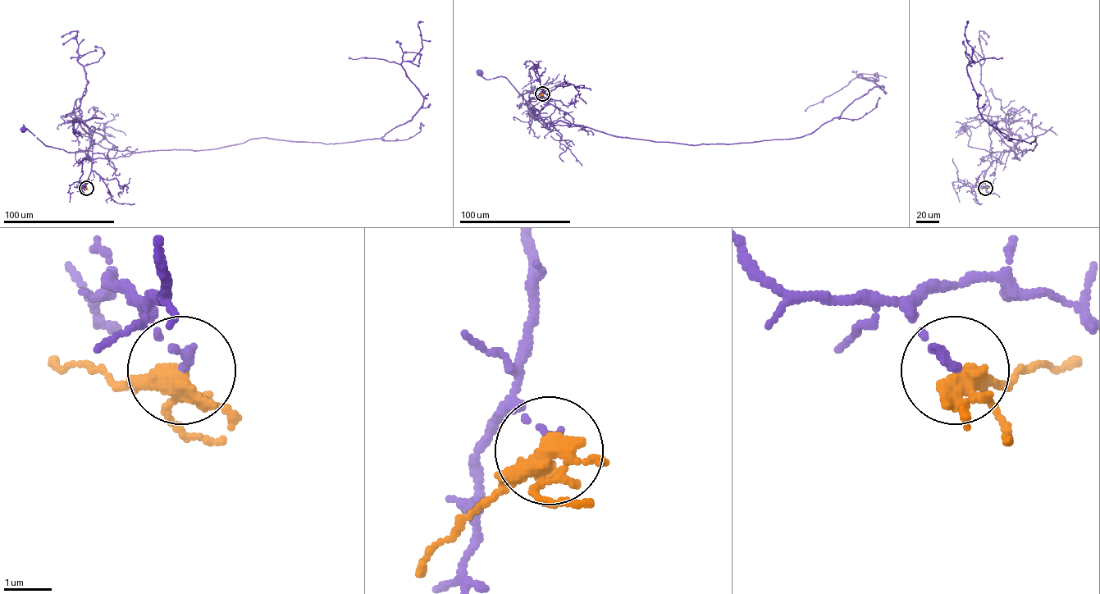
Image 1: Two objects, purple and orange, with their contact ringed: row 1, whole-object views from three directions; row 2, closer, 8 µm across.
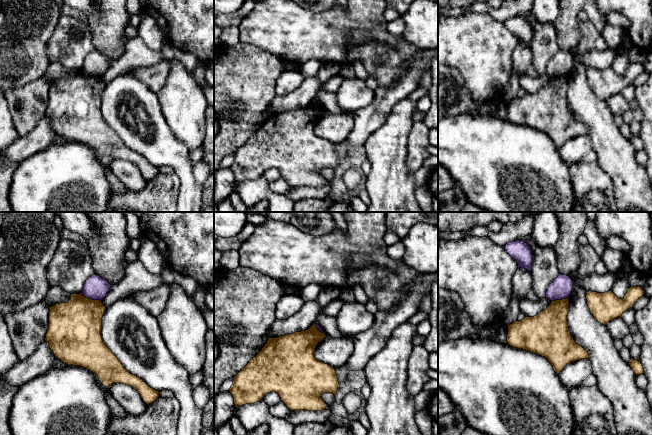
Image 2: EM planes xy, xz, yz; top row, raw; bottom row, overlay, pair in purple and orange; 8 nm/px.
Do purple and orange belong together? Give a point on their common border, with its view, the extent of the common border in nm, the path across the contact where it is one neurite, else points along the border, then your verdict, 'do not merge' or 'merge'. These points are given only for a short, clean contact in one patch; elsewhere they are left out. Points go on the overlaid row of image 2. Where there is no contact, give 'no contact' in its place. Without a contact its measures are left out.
meets purple in xy at (90, 298); contact 180 nm long; border along xy (81, 292), (86, 297), (100, 301); do not merge

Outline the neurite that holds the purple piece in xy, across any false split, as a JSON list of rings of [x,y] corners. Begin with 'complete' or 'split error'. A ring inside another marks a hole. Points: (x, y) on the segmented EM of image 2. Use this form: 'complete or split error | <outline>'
complete | [[[98,275],[89,277],[82,290],[82,295],[92,300],[102,300],[107,292],[110,290],[111,285]]]

